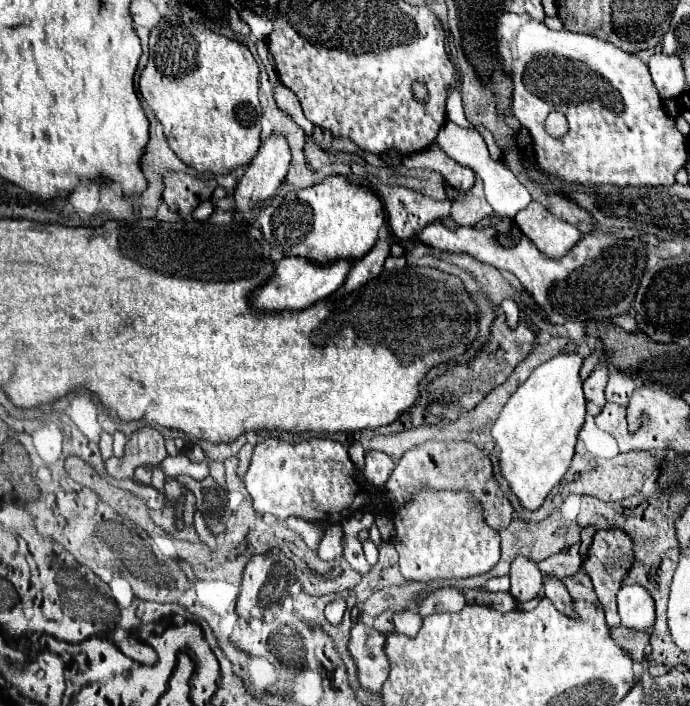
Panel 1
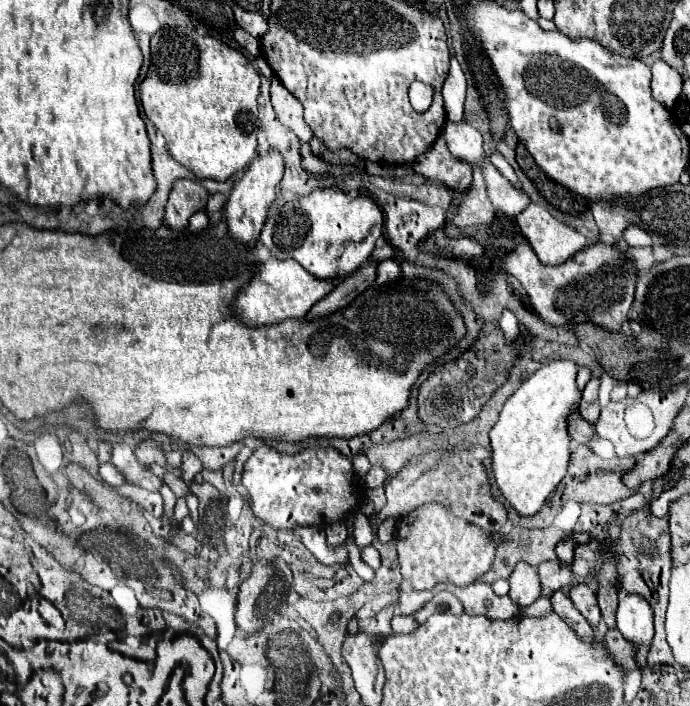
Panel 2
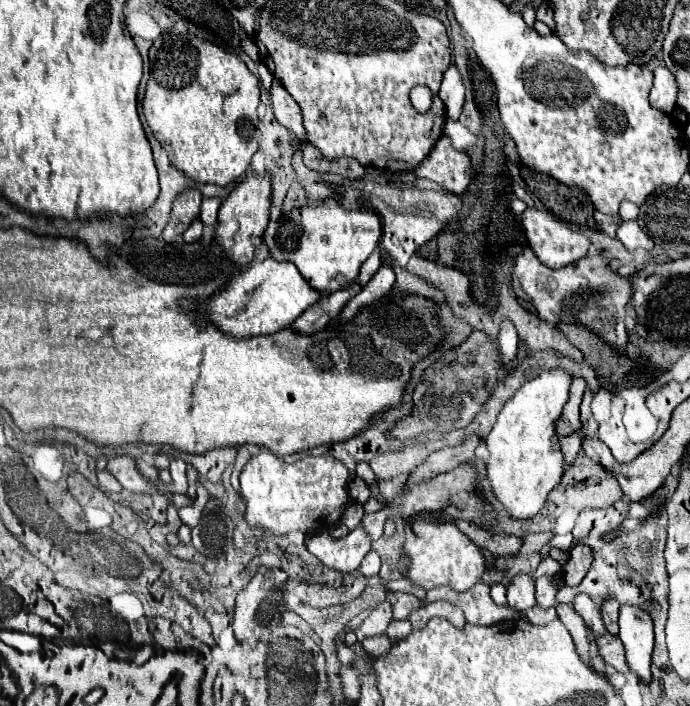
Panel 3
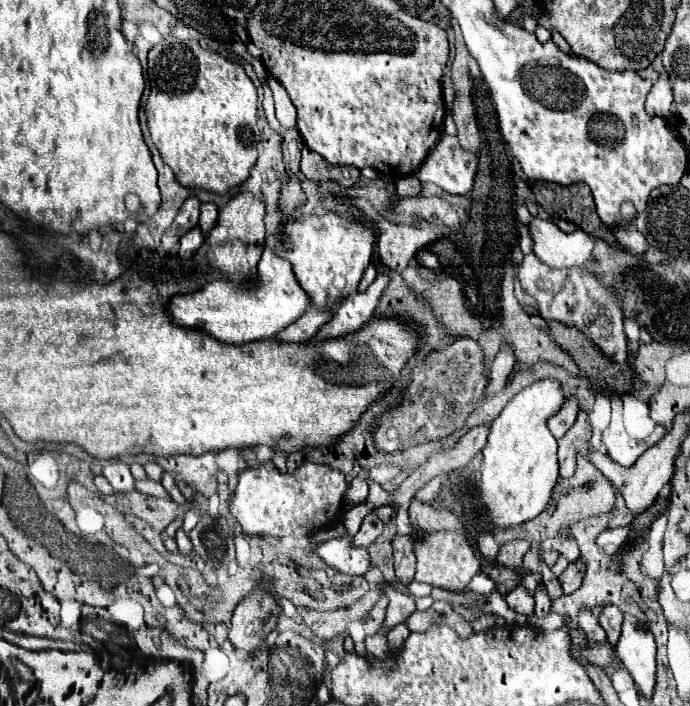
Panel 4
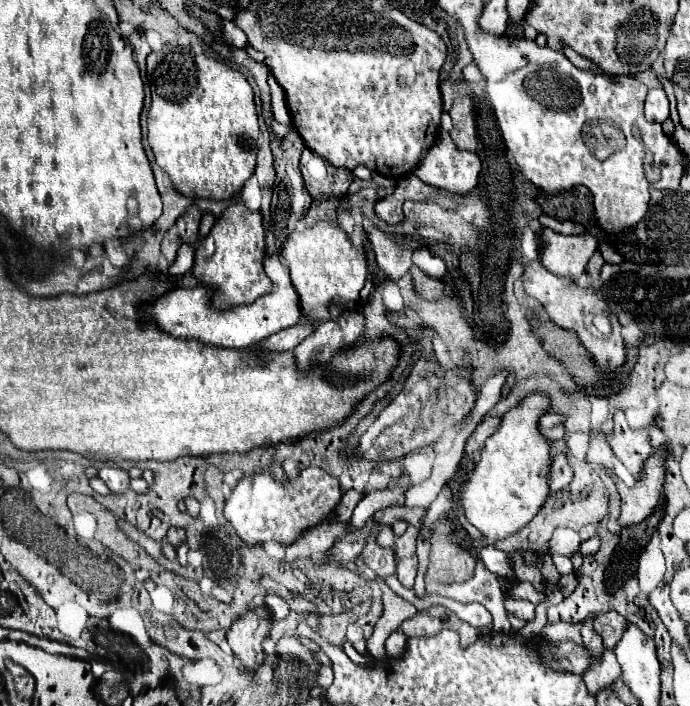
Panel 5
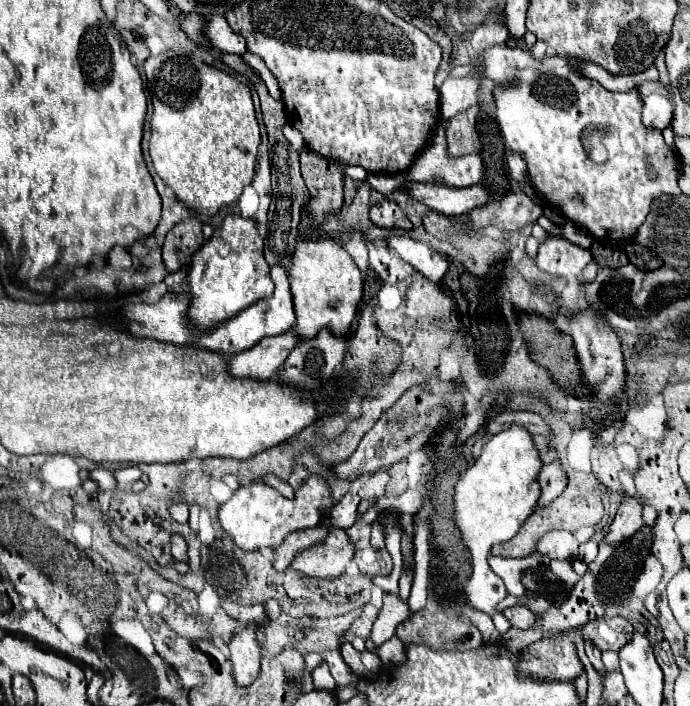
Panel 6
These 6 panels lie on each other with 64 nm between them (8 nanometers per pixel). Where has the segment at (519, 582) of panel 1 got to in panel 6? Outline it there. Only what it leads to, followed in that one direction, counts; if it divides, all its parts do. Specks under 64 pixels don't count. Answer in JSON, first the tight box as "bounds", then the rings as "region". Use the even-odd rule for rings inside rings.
{"bounds":[504,604,534,628],"region":[[[516,604],[516,606],[510,606],[504,610],[504,616],[510,620],[512,626],[516,628],[530,628],[534,626],[534,612],[528,610],[528,606],[522,606],[522,604]]]}

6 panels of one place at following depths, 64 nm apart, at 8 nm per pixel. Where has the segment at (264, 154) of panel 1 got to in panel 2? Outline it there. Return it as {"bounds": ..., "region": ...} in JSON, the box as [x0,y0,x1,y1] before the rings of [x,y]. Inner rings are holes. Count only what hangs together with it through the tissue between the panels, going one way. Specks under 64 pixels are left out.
{"bounds":[224,150,284,244],"region":[[[270,150],[266,156],[254,158],[250,162],[244,176],[236,182],[224,210],[224,218],[228,220],[228,230],[232,232],[232,236],[236,236],[236,240],[244,240],[244,244],[254,244],[258,240],[258,234],[268,214],[268,206],[276,198],[276,186],[280,184],[282,176],[284,176],[284,160],[276,150]]]}

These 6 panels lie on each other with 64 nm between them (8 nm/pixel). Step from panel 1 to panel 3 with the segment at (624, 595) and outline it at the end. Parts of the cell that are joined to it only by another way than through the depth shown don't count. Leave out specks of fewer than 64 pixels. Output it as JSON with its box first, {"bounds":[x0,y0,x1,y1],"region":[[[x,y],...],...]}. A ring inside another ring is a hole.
{"bounds":[618,604,654,682],"region":[[[622,604],[618,626],[618,636],[624,642],[630,670],[634,670],[642,682],[650,682],[650,660],[654,648],[654,630],[650,614],[638,606]]]}

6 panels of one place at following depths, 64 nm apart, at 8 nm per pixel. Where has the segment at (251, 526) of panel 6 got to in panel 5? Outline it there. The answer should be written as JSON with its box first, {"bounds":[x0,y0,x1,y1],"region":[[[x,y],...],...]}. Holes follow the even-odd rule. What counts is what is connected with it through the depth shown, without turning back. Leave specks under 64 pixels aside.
{"bounds":[224,466,340,546],"region":[[[308,466],[296,478],[286,482],[278,482],[268,470],[262,470],[238,480],[238,486],[226,500],[224,516],[236,528],[238,536],[250,546],[264,544],[268,540],[292,544],[306,530],[330,520],[340,498],[340,482],[318,466]]]}

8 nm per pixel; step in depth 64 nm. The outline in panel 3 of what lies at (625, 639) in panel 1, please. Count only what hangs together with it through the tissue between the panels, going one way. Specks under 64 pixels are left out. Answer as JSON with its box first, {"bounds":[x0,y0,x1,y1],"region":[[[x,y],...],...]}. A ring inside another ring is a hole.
{"bounds":[598,632,630,674],"region":[[[606,632],[598,640],[598,650],[600,650],[600,656],[604,658],[608,667],[612,667],[617,672],[622,672],[622,674],[630,672],[630,668],[626,665],[626,656],[624,656],[624,644],[618,636]]]}

